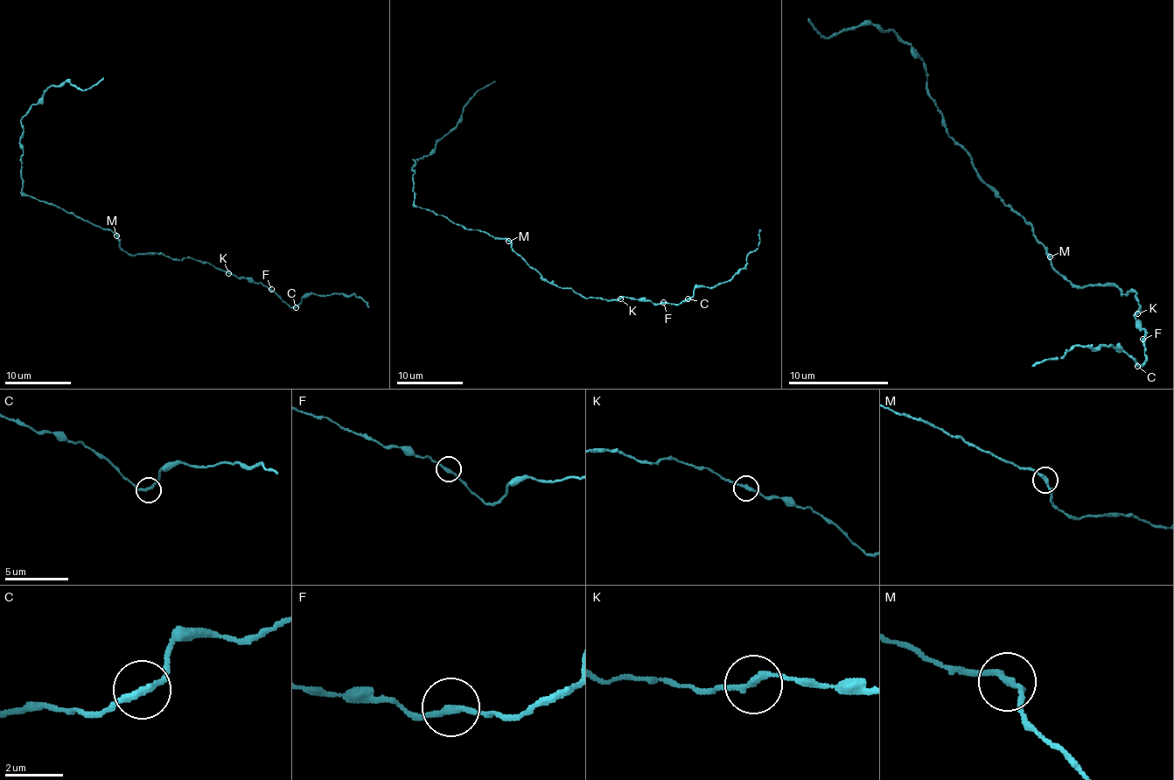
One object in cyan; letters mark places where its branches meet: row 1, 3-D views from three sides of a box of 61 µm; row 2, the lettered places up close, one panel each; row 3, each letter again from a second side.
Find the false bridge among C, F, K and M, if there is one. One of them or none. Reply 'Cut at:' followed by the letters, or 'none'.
Cut at: none

